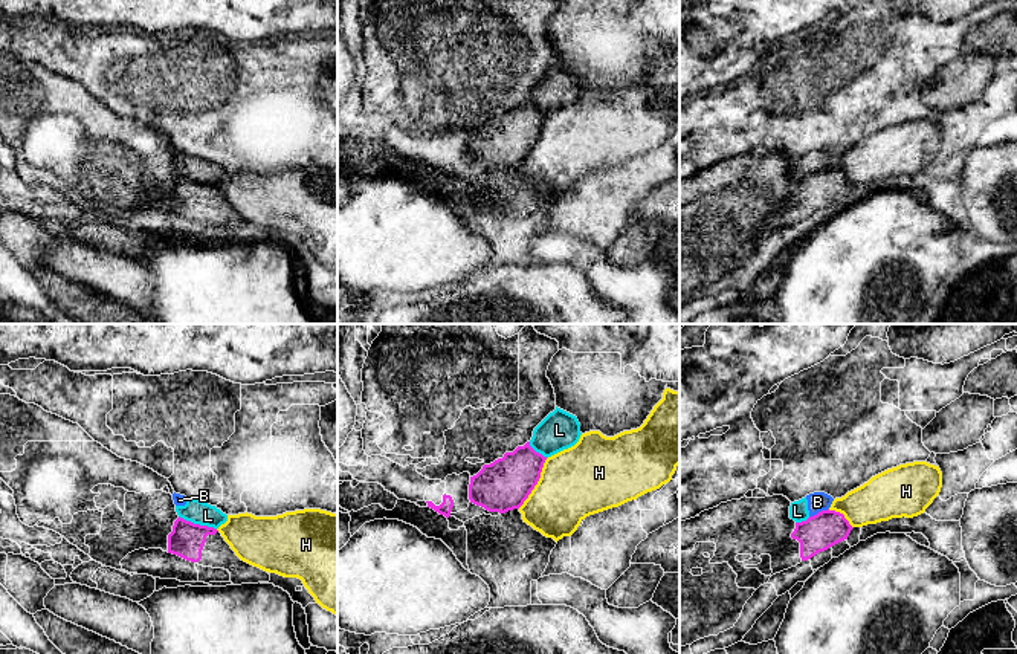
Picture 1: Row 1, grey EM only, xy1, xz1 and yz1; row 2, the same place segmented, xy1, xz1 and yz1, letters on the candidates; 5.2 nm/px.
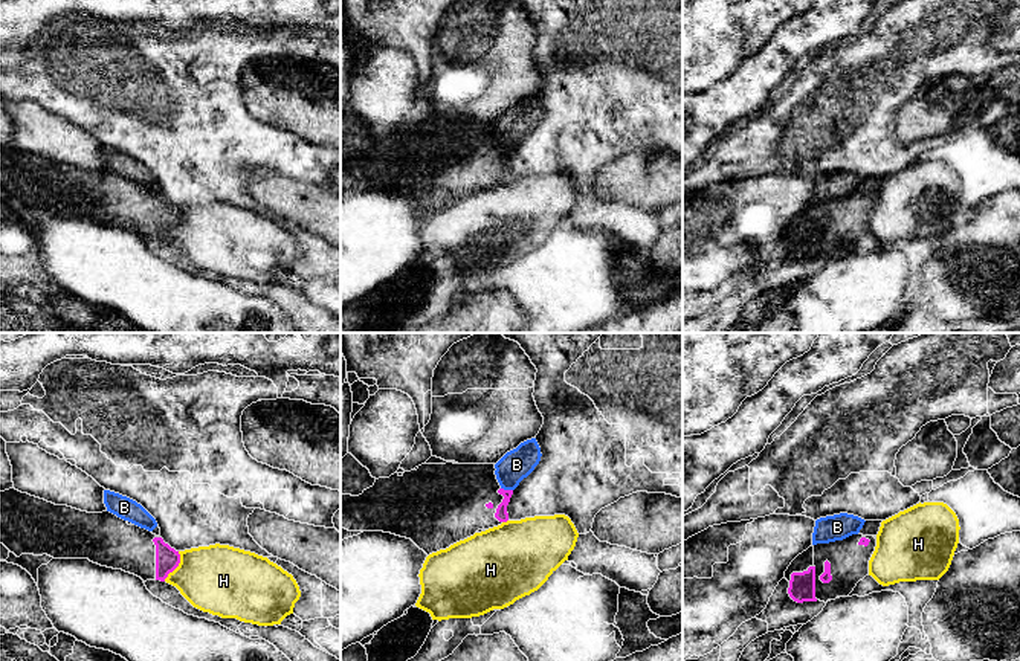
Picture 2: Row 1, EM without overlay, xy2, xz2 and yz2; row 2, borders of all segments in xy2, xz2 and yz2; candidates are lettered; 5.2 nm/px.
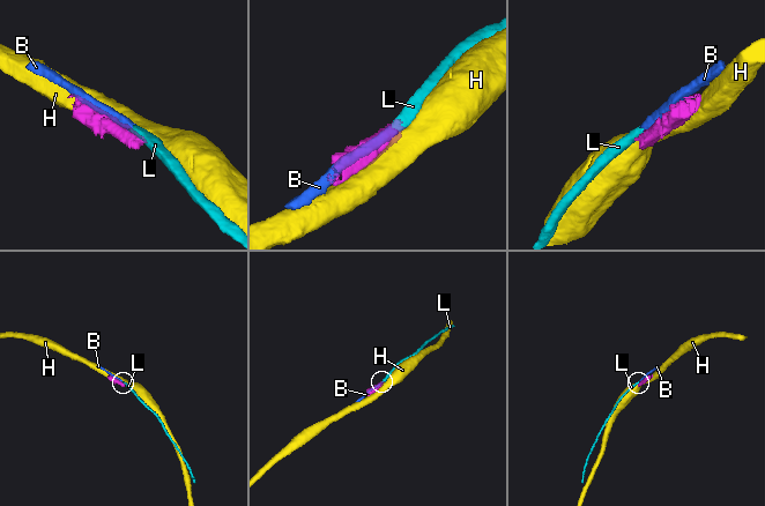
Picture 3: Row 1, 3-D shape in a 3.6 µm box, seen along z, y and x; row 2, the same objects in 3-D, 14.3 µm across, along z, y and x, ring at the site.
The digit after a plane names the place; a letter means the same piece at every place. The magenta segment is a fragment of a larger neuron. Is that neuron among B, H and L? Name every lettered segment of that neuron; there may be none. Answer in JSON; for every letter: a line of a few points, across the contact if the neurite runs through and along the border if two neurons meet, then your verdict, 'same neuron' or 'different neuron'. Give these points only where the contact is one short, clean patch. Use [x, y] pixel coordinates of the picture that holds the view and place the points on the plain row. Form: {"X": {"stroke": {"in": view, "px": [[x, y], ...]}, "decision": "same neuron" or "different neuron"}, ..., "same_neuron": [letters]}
{"B": {"decision": "different neuron"}, "H": {"decision": "different neuron"}, "L": {"stroke": {"in": "xy1", "px": [[179, 173], [216, 187]]}, "decision": "different neuron"}, "same_neuron": []}

